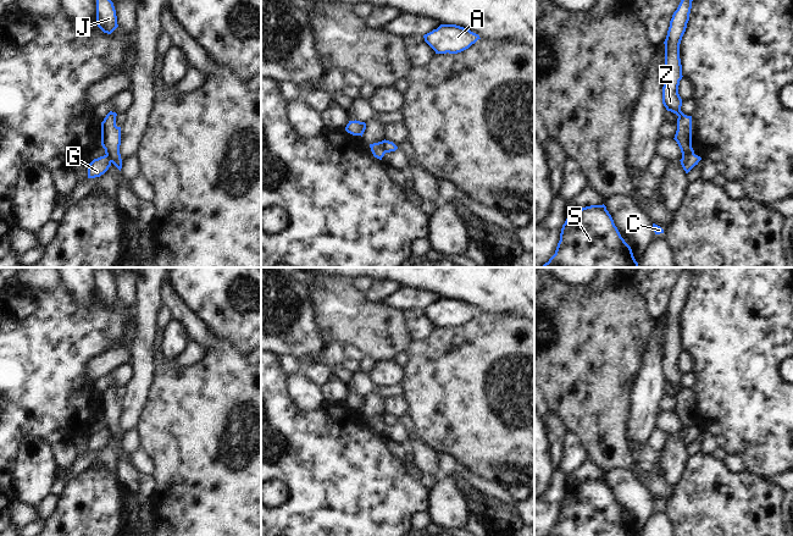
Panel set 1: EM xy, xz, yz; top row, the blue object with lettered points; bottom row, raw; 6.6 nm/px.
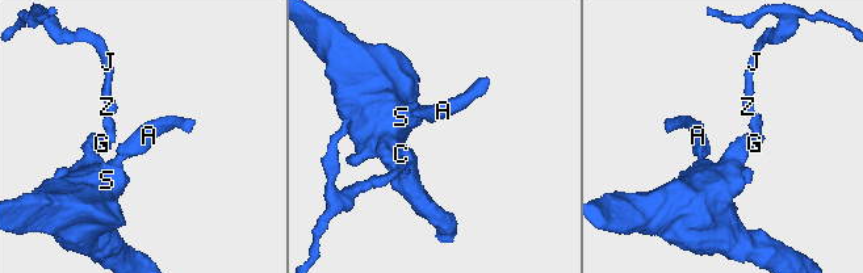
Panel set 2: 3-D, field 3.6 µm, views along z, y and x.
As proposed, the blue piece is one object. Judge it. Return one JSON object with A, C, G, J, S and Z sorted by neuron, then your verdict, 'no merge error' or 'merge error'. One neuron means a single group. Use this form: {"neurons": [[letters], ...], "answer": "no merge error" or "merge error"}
{"neurons": [["A", "C", "G", "S"], ["J", "Z"]], "answer": "merge error"}

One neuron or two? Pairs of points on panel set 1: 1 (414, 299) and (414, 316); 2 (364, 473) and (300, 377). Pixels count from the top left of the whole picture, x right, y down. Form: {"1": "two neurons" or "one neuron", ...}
{"1": "two neurons", "2": "two neurons"}

